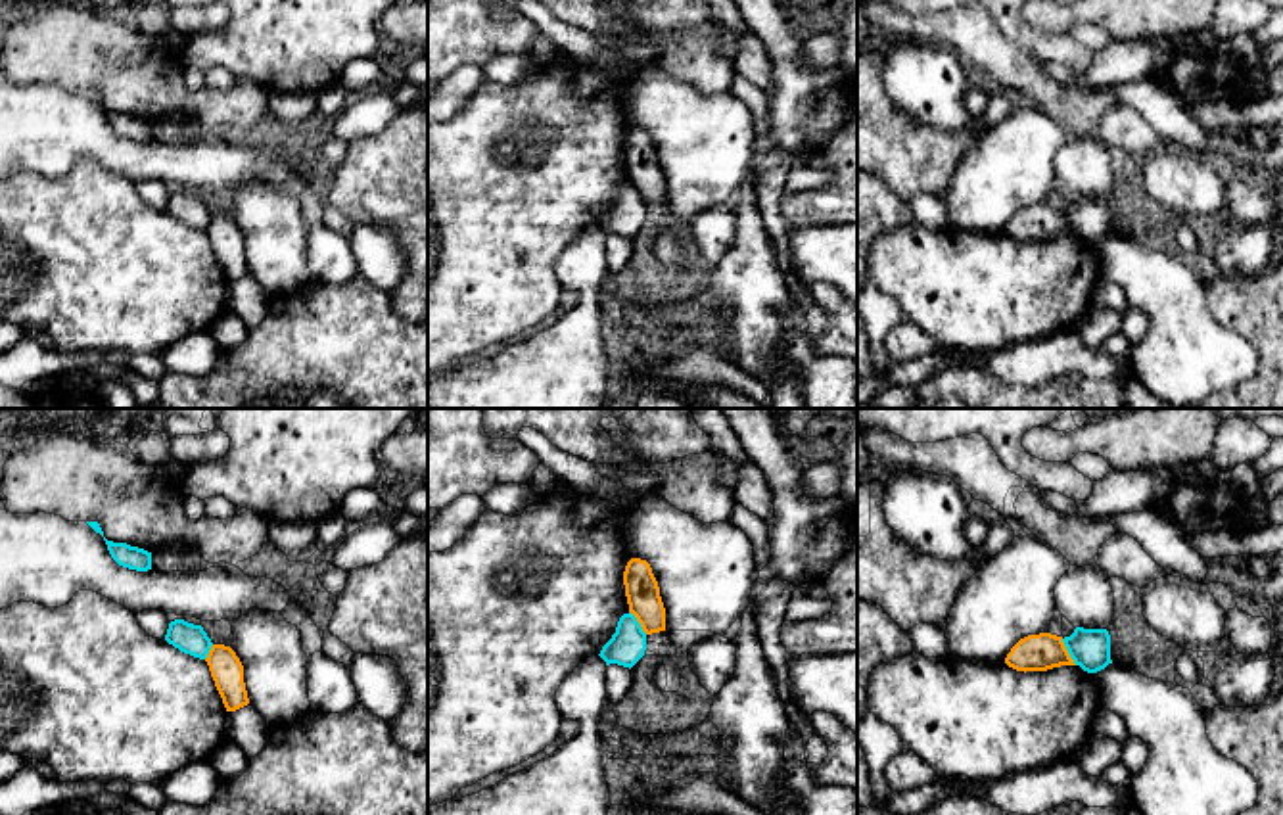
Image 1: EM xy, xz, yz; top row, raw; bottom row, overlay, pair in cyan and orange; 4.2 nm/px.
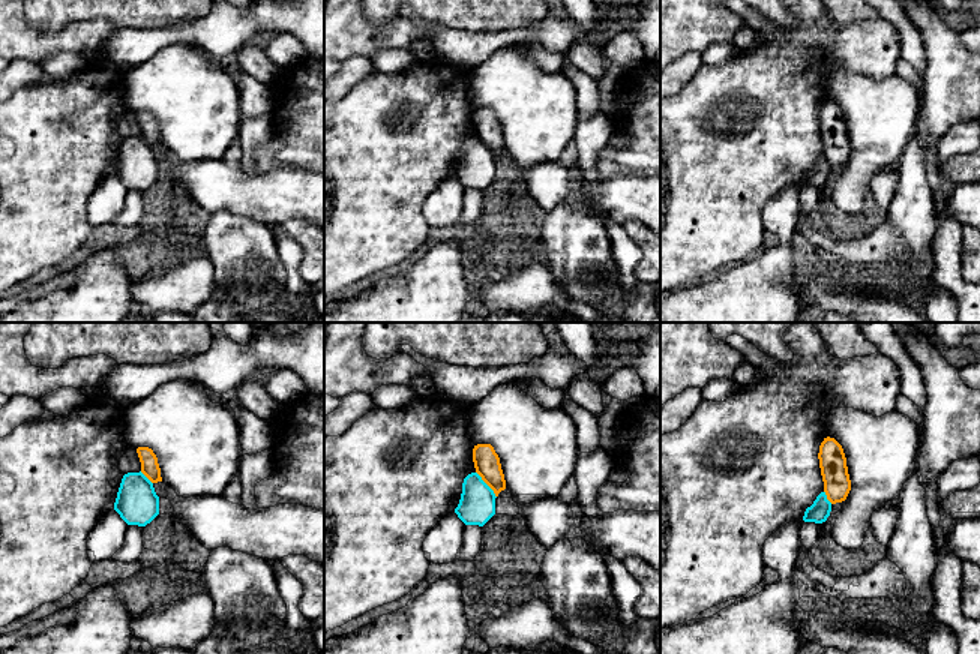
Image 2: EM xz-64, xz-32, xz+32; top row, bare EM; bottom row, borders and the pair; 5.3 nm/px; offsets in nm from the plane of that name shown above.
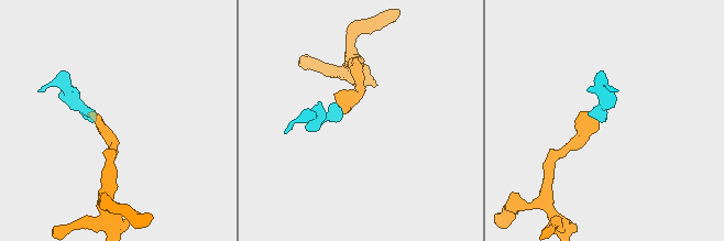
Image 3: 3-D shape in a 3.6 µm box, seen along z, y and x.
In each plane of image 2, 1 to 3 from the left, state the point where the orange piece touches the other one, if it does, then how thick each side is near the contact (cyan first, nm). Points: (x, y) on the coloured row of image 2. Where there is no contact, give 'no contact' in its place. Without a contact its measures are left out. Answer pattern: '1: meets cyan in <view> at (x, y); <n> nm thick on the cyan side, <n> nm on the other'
1: meets cyan in xz-64 at (146, 477); 220 nm thick on the cyan side, 100 nm on the other
2: meets cyan in xz-32 at (486, 485); 190 nm thick on the cyan side, 140 nm on the other
3: meets cyan in xz+32 at (826, 497); 110 nm thick on the cyan side, 140 nm on the other

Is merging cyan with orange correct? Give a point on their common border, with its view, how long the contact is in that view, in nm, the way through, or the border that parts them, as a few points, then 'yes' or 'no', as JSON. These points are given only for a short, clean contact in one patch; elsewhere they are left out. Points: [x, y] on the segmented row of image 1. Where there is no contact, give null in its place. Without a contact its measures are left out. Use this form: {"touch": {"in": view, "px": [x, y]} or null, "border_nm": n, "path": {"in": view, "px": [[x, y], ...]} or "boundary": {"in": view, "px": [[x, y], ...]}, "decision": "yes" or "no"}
{"touch": {"in": "yz", "px": [1069, 652]}, "border_nm": 130, "boundary": {"in": "yz", "px": [[1061, 639], [1076, 664]]}, "decision": "no"}

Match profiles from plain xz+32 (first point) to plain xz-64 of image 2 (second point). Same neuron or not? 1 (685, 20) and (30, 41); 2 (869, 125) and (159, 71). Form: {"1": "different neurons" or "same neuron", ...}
{"1": "same neuron", "2": "same neuron"}

